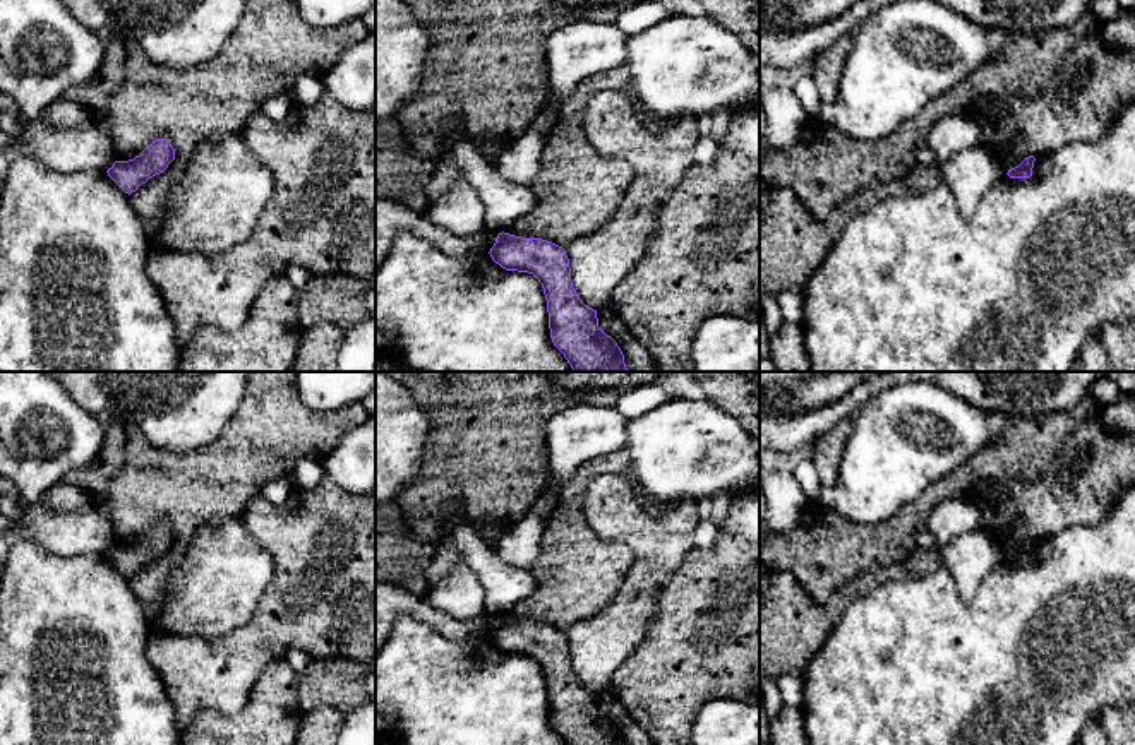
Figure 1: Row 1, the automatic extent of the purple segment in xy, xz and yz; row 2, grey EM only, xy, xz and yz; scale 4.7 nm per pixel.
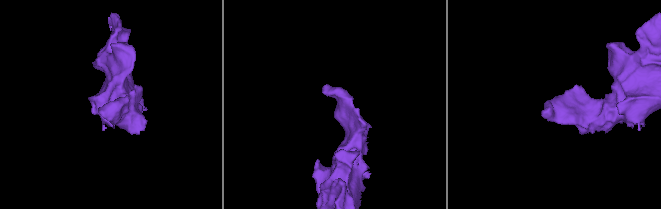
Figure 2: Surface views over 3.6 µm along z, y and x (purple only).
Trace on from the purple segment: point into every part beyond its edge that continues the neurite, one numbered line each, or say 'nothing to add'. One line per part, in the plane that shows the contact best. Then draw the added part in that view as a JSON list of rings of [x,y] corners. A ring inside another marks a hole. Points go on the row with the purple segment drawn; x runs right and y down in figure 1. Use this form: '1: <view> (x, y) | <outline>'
nothing to add

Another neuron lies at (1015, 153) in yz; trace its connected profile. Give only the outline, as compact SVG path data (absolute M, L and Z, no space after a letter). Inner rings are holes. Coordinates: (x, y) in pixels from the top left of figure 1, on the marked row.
M1024 135L1015 137L1001 154L1001 163L1006 170L1018 166L1030 152L1027 149L1027 139Z

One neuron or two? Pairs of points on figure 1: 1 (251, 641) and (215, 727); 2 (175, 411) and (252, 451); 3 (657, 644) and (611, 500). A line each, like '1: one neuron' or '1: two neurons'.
1: two neurons
2: two neurons
3: two neurons

